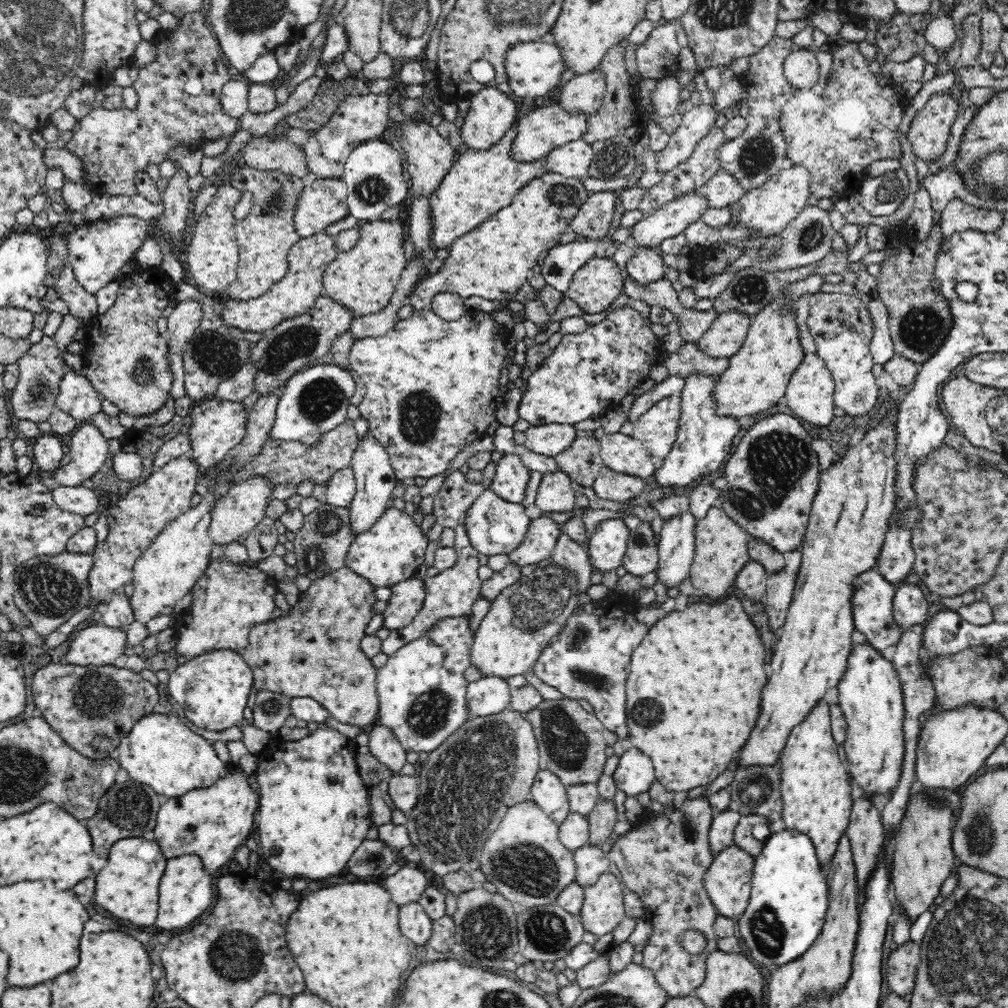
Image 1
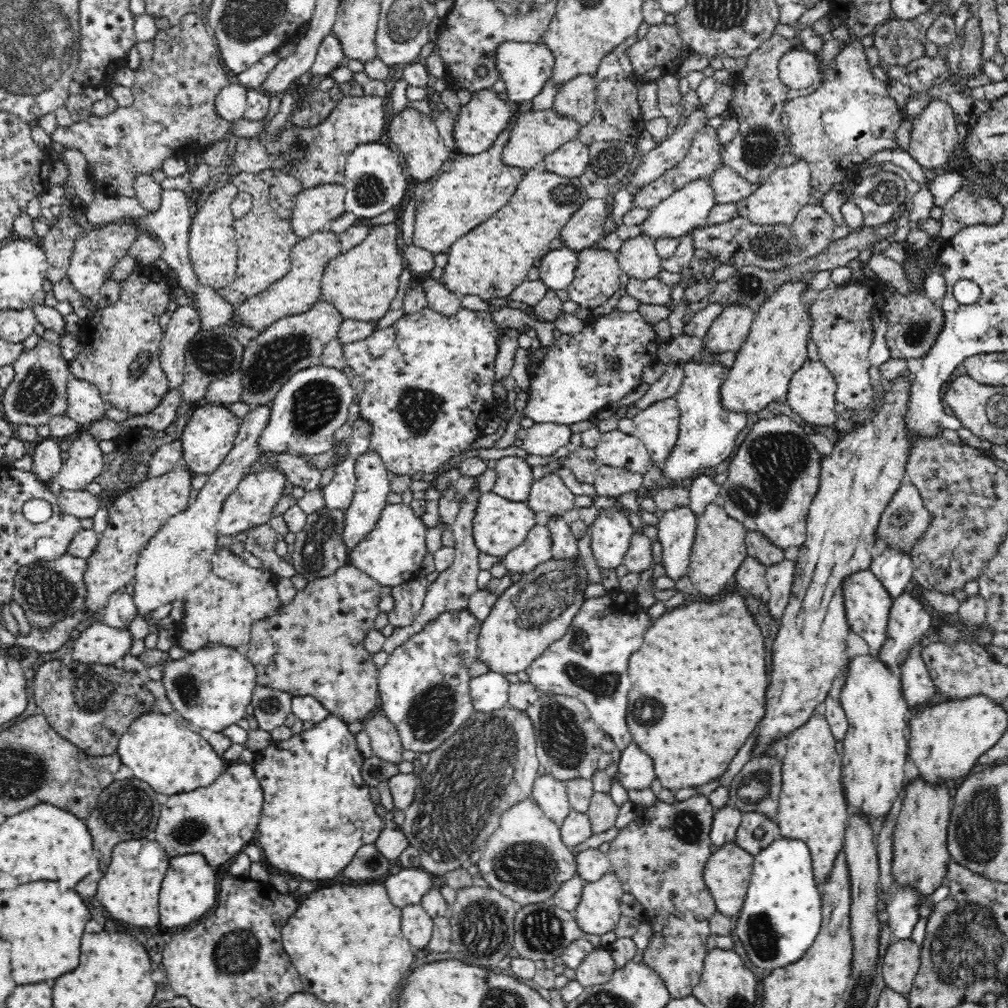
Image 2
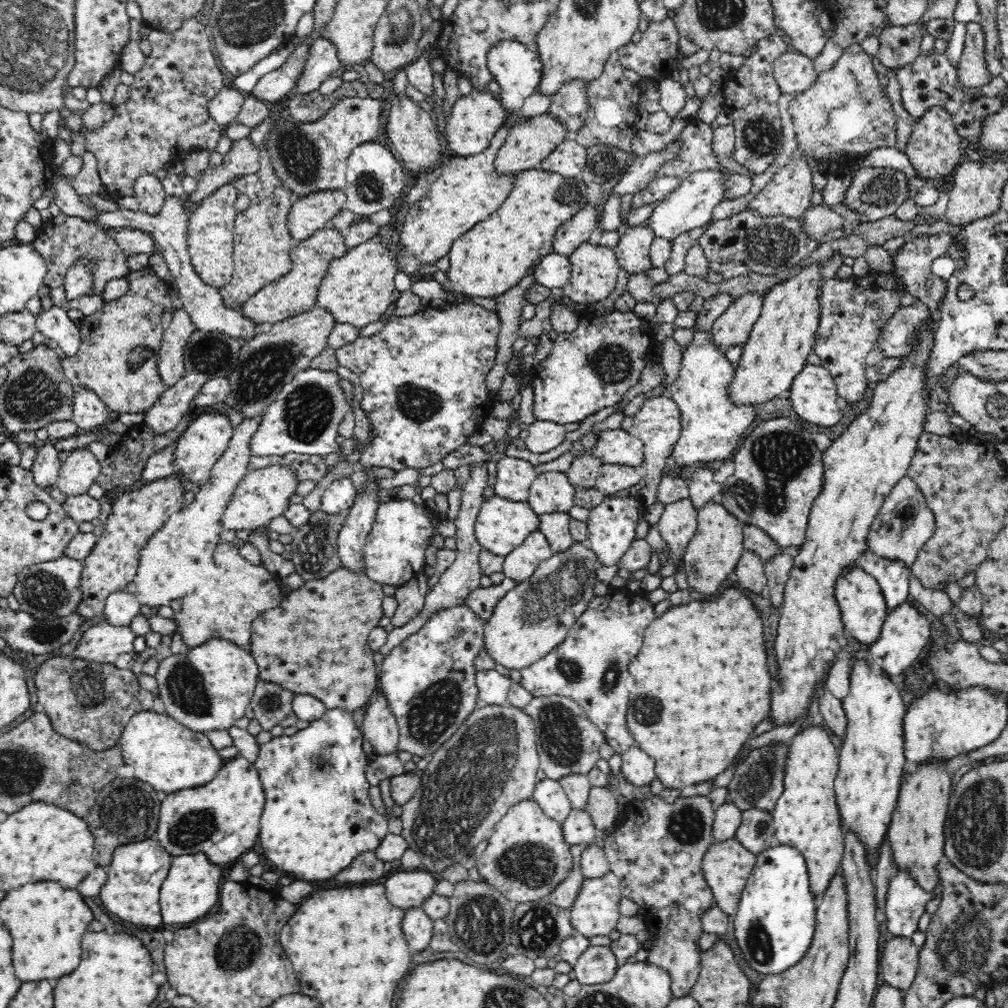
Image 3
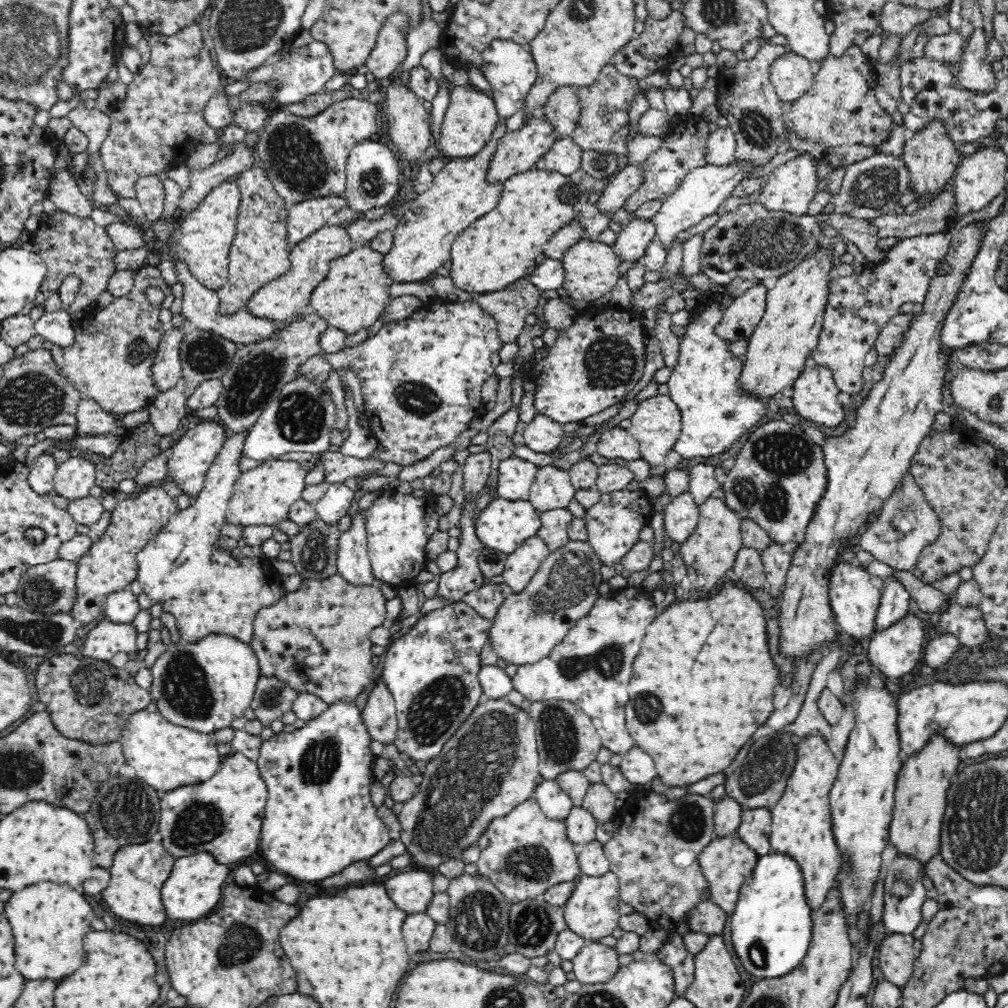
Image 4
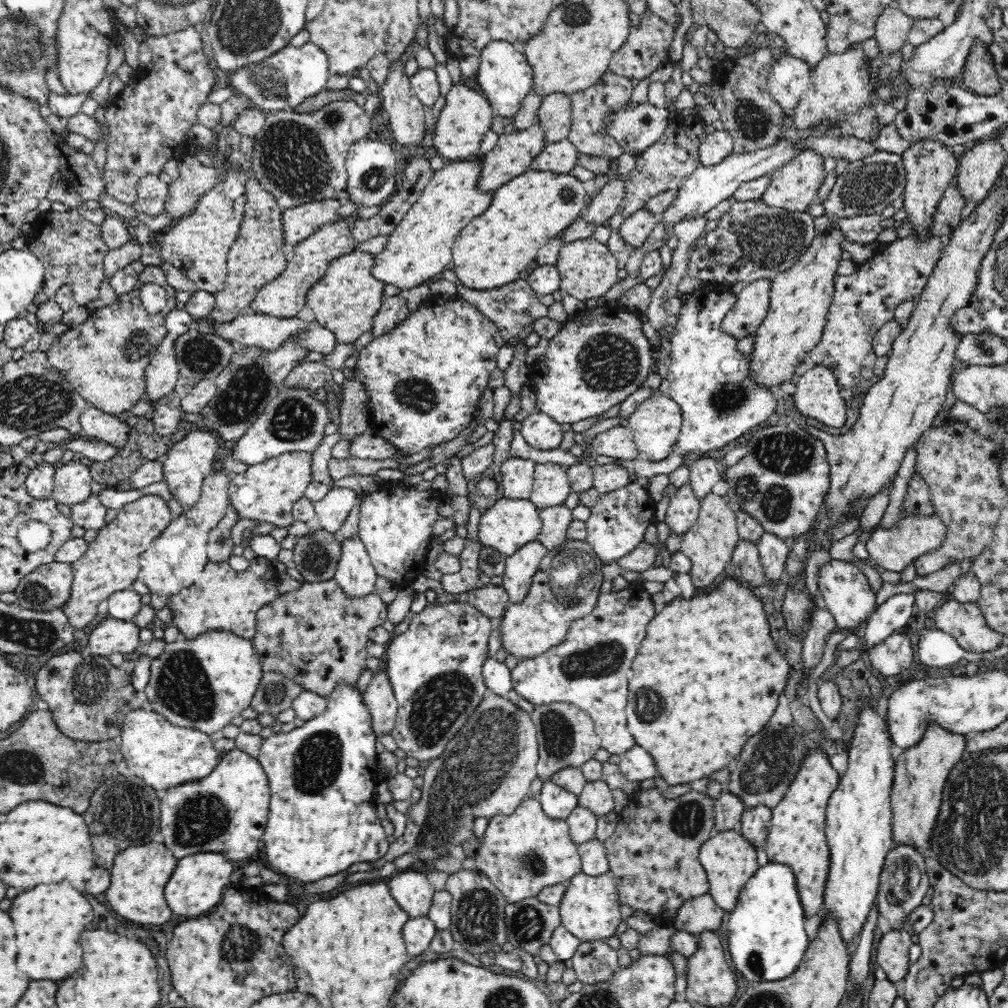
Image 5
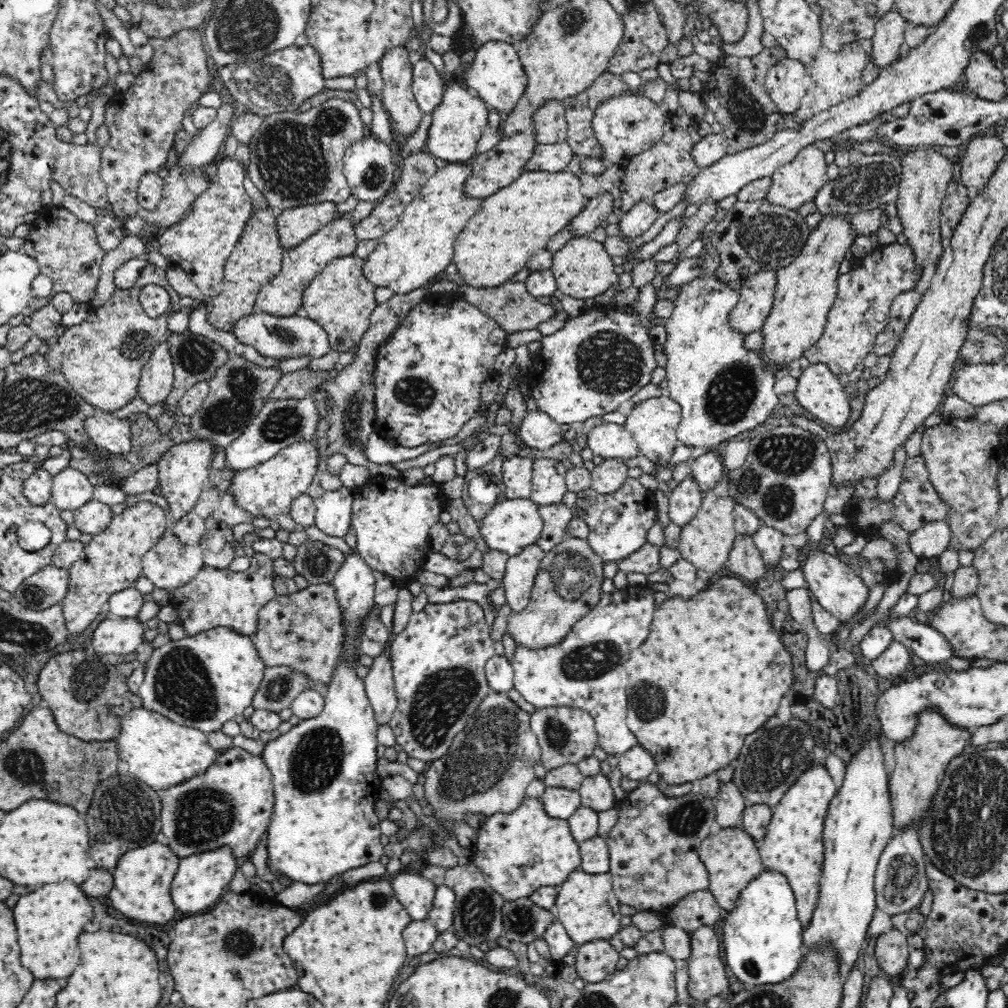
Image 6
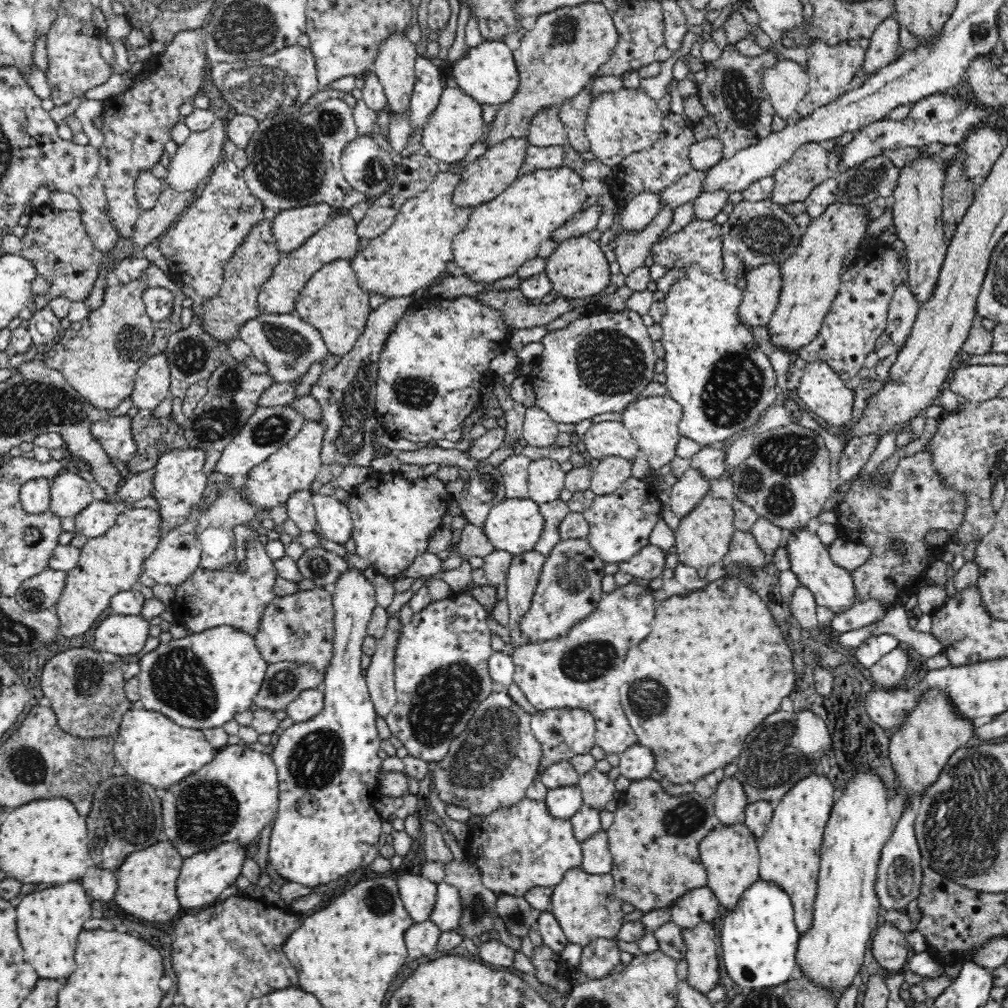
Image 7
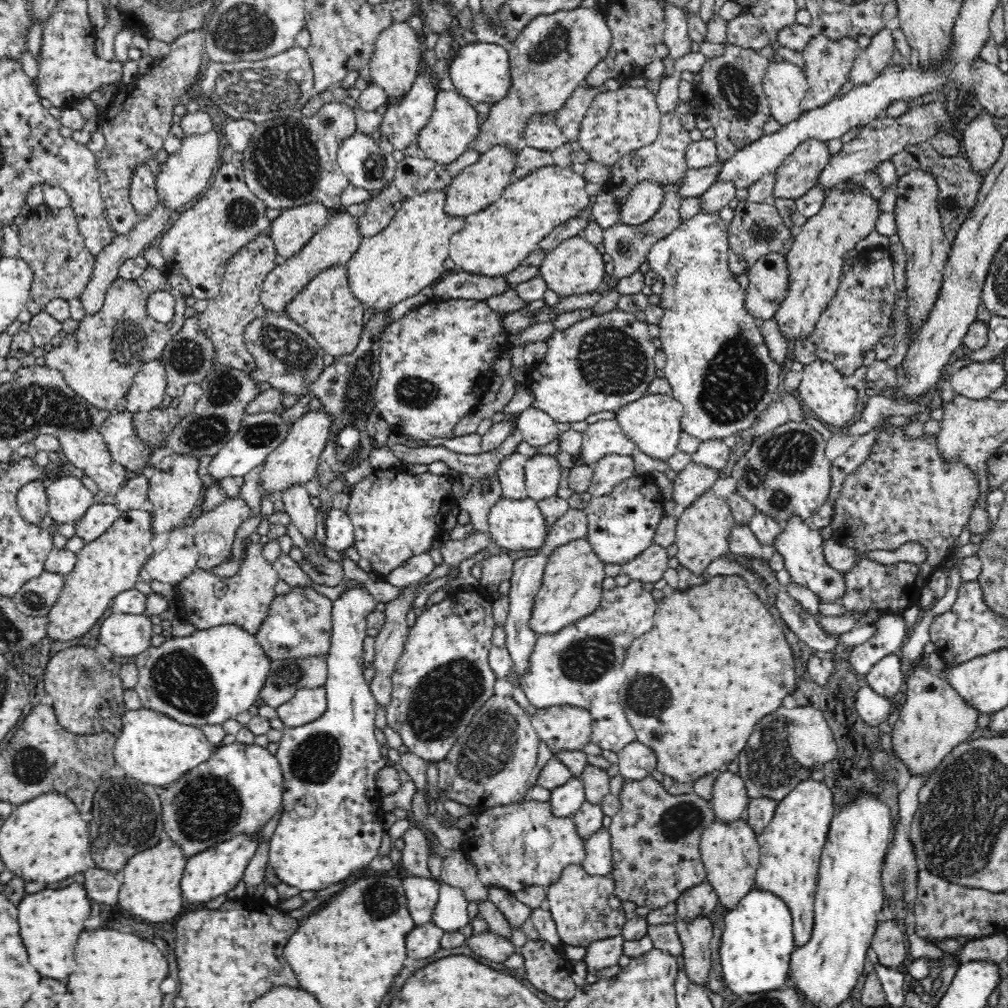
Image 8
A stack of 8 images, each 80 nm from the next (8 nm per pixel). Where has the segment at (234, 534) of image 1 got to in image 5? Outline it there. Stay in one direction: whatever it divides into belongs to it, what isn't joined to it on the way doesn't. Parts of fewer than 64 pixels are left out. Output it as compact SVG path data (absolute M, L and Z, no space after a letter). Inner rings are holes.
M290 450L231 476L228 486L229 502L240 518L288 528L295 522L292 507L299 498L304 497L304 490L311 480L312 452Z

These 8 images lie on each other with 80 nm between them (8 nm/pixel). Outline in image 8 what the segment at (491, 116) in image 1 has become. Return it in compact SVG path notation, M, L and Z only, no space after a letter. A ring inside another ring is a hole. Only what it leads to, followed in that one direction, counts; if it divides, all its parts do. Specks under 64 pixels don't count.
M455 91L439 92L434 103L430 121L418 134L416 143L426 158L441 165L448 165L469 149L470 142L479 134L481 124L475 106Z

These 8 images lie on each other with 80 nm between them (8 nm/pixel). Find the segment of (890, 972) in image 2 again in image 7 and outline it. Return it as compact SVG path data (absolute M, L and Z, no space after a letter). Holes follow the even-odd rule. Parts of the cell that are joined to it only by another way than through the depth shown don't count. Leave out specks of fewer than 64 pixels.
M884 921L876 928L876 934L870 942L870 948L881 968L896 973L905 969L911 955L906 941L906 933L900 931L889 921Z

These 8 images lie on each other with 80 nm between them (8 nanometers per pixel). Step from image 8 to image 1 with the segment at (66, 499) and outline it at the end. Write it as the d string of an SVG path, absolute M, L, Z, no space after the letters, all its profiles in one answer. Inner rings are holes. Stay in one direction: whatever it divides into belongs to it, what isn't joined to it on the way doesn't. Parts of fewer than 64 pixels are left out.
M90 421L82 423L70 440L71 460L52 474L58 484L75 487L91 480L110 459L106 441L106 437Z

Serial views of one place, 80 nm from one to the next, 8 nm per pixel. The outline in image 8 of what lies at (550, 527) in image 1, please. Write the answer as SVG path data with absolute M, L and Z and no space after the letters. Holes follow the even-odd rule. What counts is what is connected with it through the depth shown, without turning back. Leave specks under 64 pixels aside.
M537 553L536 556L524 556L520 560L515 560L514 575L509 580L512 583L512 590L510 590L509 594L509 613L503 626L506 632L505 646L509 650L513 664L504 679L510 682L512 688L521 688L521 680L528 676L528 672L530 672L530 656L532 656L538 634L530 628L529 620L533 617L534 600L542 587L544 570L548 560L549 556L541 553Z

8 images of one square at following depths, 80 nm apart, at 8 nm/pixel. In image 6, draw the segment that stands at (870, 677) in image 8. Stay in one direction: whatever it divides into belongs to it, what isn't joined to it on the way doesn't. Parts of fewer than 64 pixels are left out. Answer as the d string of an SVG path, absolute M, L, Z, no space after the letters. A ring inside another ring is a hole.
M892 641L871 665L878 677L890 681L906 674L911 662L909 648L898 641Z

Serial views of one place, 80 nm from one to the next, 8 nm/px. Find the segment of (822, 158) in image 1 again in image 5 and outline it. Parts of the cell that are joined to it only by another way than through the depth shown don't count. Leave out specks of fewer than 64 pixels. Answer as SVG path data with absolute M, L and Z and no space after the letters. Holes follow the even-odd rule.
M854 43L843 54L828 52L820 62L811 66L811 90L802 94L798 108L794 109L793 122L797 131L804 132L811 125L828 119L839 126L832 130L832 135L875 141L881 128L874 125L878 114L871 107L870 99L876 82L870 80L869 63L861 44Z

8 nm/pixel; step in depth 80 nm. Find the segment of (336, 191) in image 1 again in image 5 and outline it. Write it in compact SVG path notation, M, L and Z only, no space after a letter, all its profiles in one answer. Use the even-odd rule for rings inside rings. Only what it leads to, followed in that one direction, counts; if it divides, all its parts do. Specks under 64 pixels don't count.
M326 200L283 209L282 234L286 246L291 248L306 240L321 226L334 222L341 203L338 200Z

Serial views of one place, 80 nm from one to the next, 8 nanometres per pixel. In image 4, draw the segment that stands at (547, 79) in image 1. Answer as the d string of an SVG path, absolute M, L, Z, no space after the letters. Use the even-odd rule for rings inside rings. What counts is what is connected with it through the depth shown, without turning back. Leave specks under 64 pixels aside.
M506 39L492 42L481 58L482 75L490 83L488 95L493 99L499 117L506 120L524 108L525 99L537 78L536 64L528 48Z

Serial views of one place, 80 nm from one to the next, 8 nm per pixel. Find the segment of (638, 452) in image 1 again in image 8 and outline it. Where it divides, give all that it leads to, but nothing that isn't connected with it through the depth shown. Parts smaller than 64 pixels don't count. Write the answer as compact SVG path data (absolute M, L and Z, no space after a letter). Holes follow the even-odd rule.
M616 419L599 420L582 431L579 458L584 465L595 463L607 454L630 454L638 451L637 444L626 436Z

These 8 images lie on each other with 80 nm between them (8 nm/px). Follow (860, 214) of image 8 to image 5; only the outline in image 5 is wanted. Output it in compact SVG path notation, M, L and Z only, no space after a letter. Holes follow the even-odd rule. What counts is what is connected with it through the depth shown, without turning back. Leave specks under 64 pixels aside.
M831 221L826 231L814 236L798 262L773 278L769 309L755 333L755 345L750 354L753 379L758 384L772 388L790 380L796 366L820 342L835 291L834 281L843 252L842 242L846 241L844 233L836 221Z

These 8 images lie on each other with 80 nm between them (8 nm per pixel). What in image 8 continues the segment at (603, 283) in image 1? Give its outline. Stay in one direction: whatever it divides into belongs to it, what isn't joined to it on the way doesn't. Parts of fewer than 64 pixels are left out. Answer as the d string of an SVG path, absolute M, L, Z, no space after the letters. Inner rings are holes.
M579 235L566 238L554 250L547 252L538 266L539 276L542 277L548 289L560 297L592 292L600 287L604 280L604 261L596 247Z

